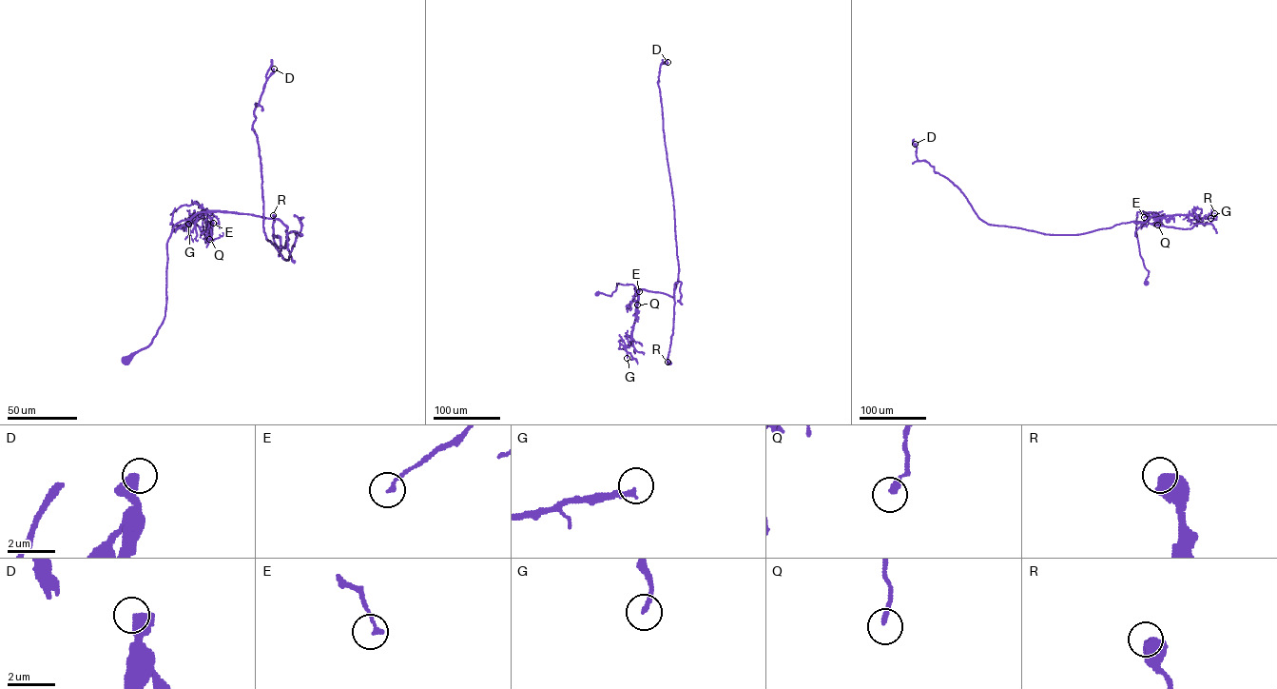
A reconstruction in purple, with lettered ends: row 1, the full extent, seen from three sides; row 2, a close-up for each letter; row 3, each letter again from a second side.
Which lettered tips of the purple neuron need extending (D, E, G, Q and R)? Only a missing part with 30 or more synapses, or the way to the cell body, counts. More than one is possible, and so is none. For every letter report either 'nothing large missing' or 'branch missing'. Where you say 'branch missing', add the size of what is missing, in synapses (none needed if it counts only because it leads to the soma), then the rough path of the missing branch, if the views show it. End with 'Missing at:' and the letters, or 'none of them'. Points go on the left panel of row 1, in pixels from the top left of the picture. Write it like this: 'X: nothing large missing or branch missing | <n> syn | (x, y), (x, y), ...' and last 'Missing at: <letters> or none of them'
D: nothing large missing
E: nothing large missing
G: nothing large missing
Q: nothing large missing
R: nothing large missing
Missing at: none of them

